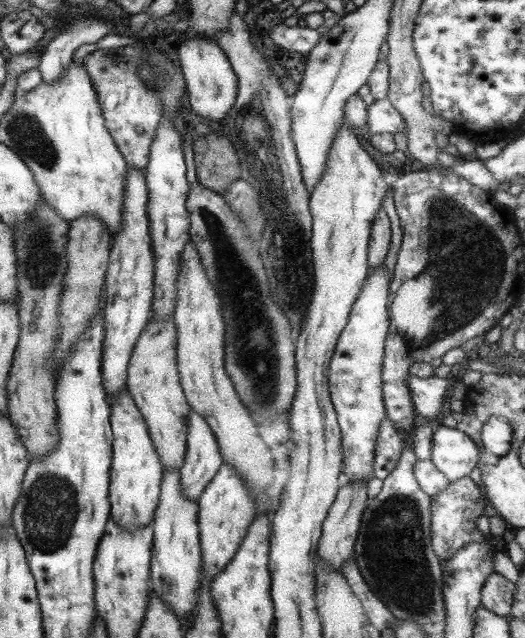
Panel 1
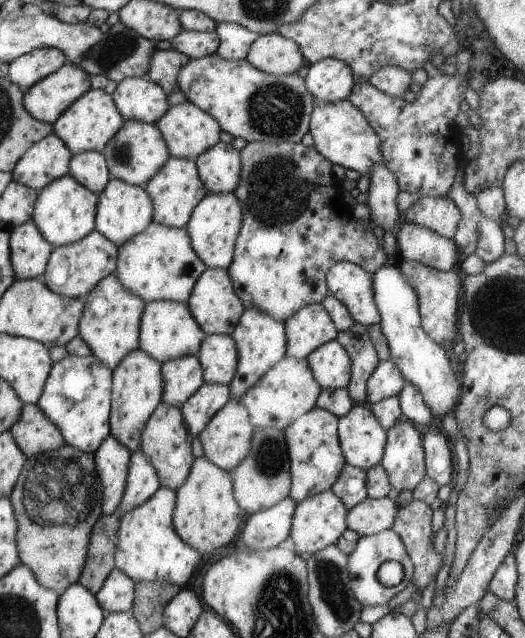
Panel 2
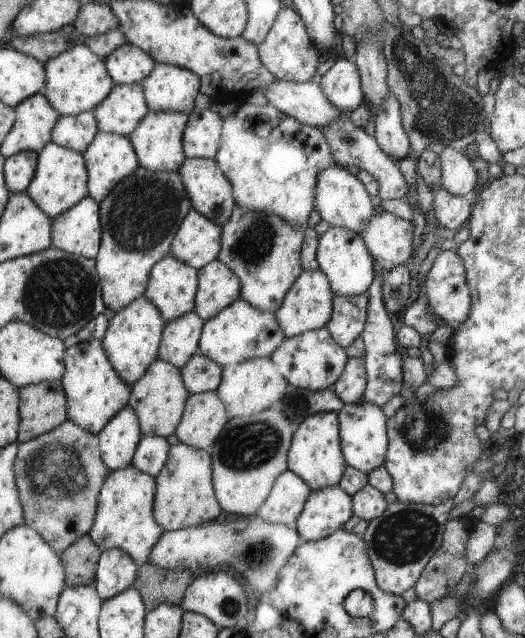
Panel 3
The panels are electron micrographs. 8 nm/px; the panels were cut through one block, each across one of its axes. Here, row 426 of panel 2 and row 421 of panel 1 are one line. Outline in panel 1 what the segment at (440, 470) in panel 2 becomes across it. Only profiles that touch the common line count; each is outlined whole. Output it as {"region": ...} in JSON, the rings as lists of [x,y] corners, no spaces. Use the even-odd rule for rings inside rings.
{"region":[[[408,373],[406,380],[410,390],[414,412],[418,418],[425,421],[436,422],[445,394],[452,388],[452,380],[436,377],[417,378]]]}

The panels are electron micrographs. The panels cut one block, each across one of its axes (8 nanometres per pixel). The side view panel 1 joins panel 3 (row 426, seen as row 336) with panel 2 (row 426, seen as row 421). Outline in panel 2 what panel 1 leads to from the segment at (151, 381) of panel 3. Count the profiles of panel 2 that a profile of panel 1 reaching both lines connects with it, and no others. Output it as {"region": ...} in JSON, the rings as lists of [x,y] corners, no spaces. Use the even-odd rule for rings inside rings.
{"region":[[[159,402],[155,406],[155,410],[151,412],[141,431],[139,449],[143,451],[143,454],[147,456],[149,462],[153,465],[160,487],[177,490],[183,484],[183,480],[187,478],[194,459],[191,454],[192,438],[180,409],[176,406],[169,406],[164,402]]]}

